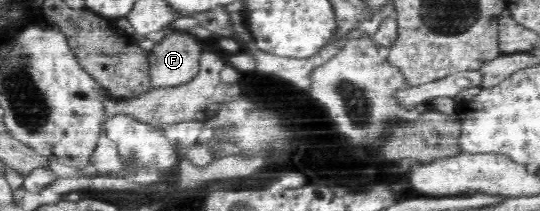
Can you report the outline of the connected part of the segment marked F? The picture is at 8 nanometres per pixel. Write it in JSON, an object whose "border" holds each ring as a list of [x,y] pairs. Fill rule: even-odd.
{"border":[[[174,31],[148,50],[153,88],[180,86],[191,81],[199,73],[200,57],[204,53],[197,37],[183,31]]]}

